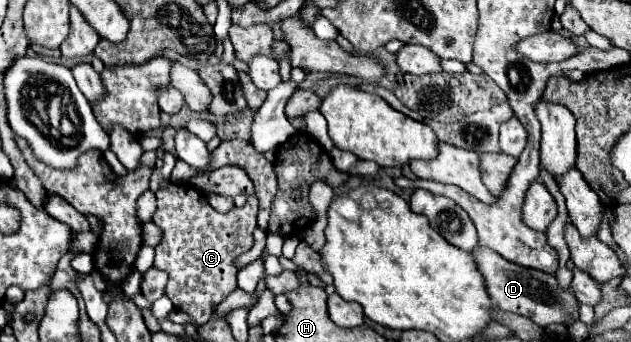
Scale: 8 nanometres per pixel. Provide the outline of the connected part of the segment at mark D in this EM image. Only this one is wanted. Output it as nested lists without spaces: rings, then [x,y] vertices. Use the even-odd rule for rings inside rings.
[[[480,245],[472,251],[472,255],[474,255],[474,261],[478,265],[478,271],[486,279],[486,291],[498,309],[524,315],[538,325],[566,323],[568,315],[578,319],[576,297],[570,291],[560,289],[554,275],[538,271],[538,269],[516,265],[512,261],[506,261],[502,255],[496,255],[496,251],[480,247]]]

